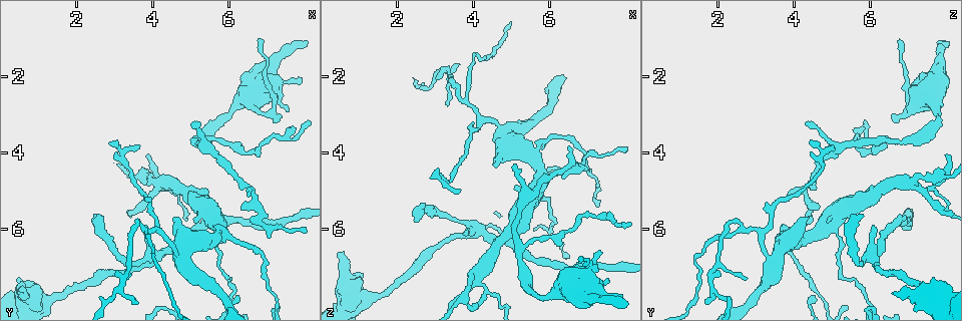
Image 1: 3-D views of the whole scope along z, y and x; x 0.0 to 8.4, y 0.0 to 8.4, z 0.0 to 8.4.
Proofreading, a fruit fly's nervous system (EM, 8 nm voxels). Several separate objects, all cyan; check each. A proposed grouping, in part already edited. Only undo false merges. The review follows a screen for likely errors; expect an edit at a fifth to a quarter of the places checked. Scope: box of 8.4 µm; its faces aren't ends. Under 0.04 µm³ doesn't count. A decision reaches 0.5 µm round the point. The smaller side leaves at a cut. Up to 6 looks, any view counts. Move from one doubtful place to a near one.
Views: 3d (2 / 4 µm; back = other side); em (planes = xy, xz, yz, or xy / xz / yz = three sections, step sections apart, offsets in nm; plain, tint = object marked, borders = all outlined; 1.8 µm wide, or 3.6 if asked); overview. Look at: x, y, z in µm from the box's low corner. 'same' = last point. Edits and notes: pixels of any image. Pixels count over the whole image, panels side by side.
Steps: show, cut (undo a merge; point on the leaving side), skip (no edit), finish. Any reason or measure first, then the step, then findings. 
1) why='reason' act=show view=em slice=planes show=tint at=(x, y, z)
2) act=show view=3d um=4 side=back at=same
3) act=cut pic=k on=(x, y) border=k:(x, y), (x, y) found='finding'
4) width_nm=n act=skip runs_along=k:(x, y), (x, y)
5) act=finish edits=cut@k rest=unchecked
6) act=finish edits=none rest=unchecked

why='calibre changes' act=show view=em um=3.6 slice=xy step=8 show=tint at=(1.15, 7.90, 7.85)

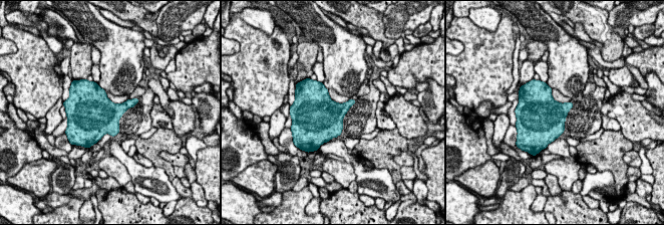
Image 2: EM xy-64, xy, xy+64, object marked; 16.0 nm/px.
why='cut it another way' act=show view=em um=3.6 slice=xz step=16 show=tint at=same

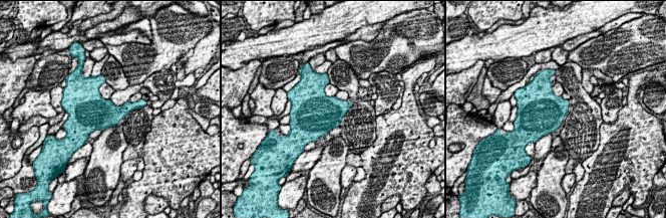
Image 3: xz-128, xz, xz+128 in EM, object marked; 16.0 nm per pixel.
act=skip found='all the same neuron'

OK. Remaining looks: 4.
why='small branch off a trunk' act=show view=em slice=yz step=8 show=tint at=(4.15, 4.90, 7.10)

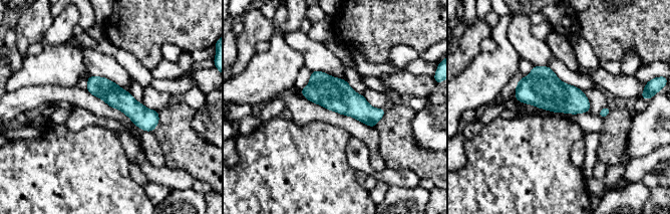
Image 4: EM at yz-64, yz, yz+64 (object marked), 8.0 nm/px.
why='cut it another way' act=show view=em slice=xy step=8 show=tint at=same

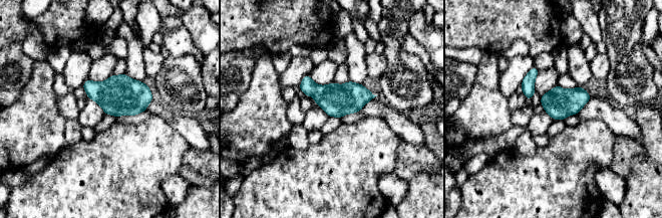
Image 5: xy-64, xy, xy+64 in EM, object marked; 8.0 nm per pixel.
width_nm=240 act=skip found='one neuron here'

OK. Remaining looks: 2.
why='a fork' act=show view=em slice=planes show=tint at=(4.00, 6.80, 6.05)

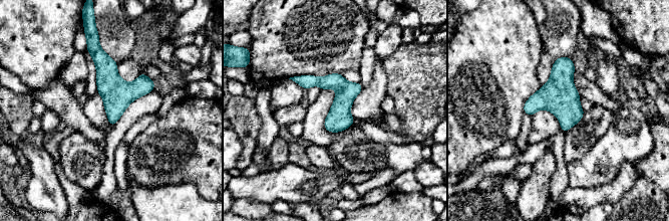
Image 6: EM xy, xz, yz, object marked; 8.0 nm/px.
width_nm=190 act=skip runs_along=6:(296, 78), (332, 81), (350, 122) found='one neuron here'

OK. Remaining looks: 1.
act=finish edits=none rest=unchecked

